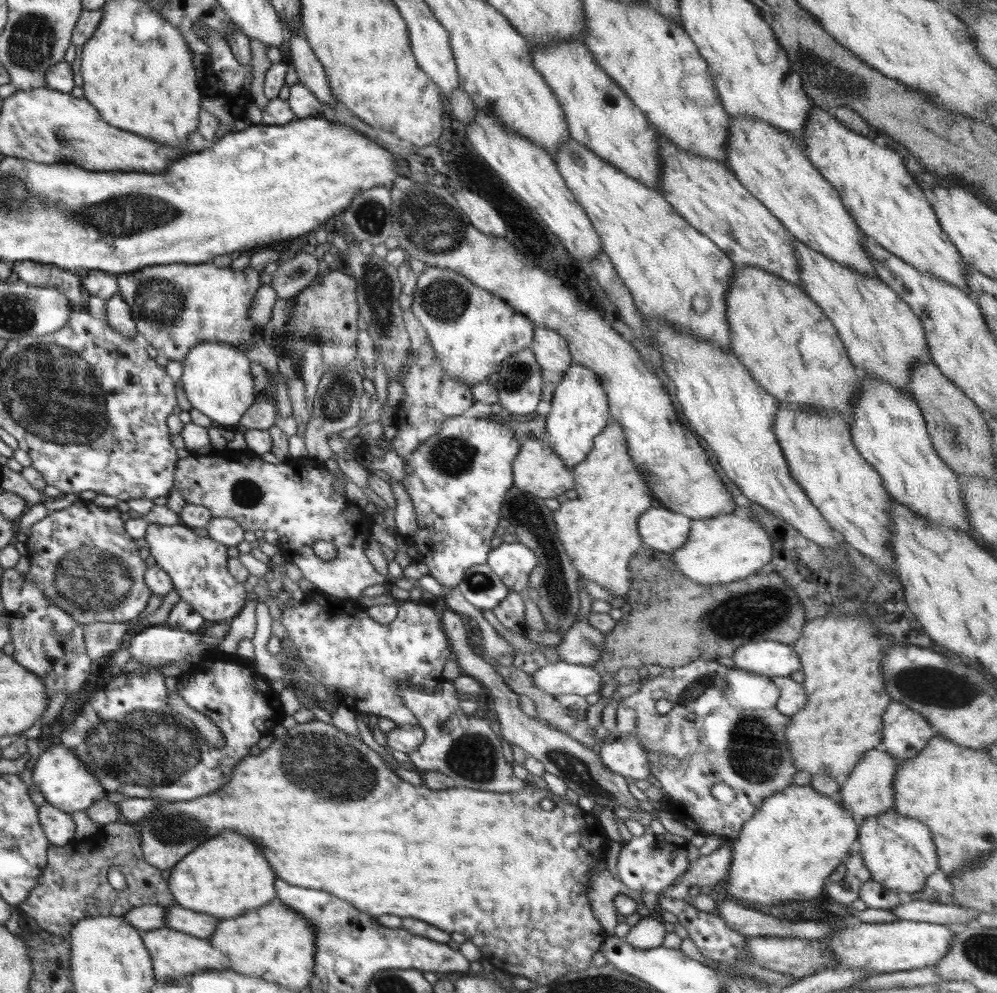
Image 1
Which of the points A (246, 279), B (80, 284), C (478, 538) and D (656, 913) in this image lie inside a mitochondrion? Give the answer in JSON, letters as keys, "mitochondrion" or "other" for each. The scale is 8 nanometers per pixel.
{"A":"other","B":"other","C":"other","D":"other"}

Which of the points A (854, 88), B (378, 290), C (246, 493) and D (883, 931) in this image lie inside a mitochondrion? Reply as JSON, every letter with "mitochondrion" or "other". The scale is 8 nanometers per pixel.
{"A":"mitochondrion","B":"mitochondrion","C":"mitochondrion","D":"other"}

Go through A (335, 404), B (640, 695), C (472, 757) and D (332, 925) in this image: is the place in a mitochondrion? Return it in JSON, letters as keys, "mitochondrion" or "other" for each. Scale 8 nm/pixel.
{"A":"mitochondrion","B":"other","C":"mitochondrion","D":"mitochondrion"}

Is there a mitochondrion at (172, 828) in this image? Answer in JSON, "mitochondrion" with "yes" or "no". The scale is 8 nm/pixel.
{"mitochondrion":"yes"}

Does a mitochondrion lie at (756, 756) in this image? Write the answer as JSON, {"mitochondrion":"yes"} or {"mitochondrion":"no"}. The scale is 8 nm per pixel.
{"mitochondrion":"yes"}

